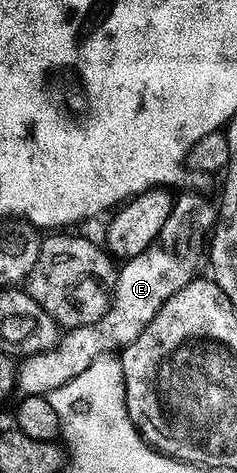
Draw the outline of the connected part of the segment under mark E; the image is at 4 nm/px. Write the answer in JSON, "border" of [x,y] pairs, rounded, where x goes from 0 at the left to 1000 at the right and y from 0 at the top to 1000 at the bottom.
{"border":[[[781,406],[768,414],[751,412],[734,421],[722,452],[705,461],[705,469],[688,469],[688,486],[671,486],[654,512],[637,512],[637,520],[620,520],[620,529],[603,529],[603,537],[506,560],[494,577],[494,611],[477,617],[477,636],[451,664],[435,664],[435,672],[418,672],[418,681],[384,681],[367,689],[287,696],[236,734],[194,744],[152,744],[143,753],[101,755],[84,763],[80,814],[89,812],[89,829],[198,833],[224,820],[266,816],[300,799],[329,795],[350,782],[367,782],[367,774],[384,774],[384,765],[401,765],[401,757],[506,746],[511,738],[536,734],[553,723],[570,723],[570,715],[586,715],[586,706],[603,706],[603,698],[629,687],[637,672],[654,672],[654,664],[671,664],[679,649],[738,622],[755,622],[755,613],[772,613],[802,596],[835,590],[844,575],[831,573],[844,571],[848,558],[857,567],[873,550],[873,501],[895,493],[920,465],[924,440],[903,425],[895,431],[873,416],[844,414],[831,406]]]}

